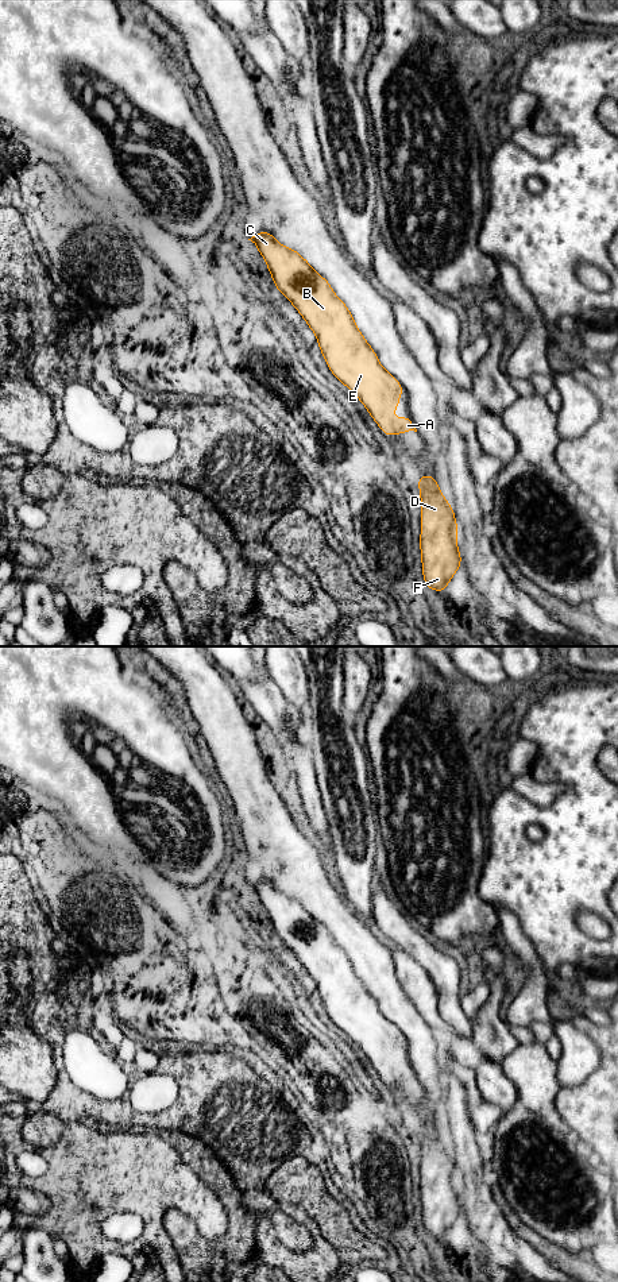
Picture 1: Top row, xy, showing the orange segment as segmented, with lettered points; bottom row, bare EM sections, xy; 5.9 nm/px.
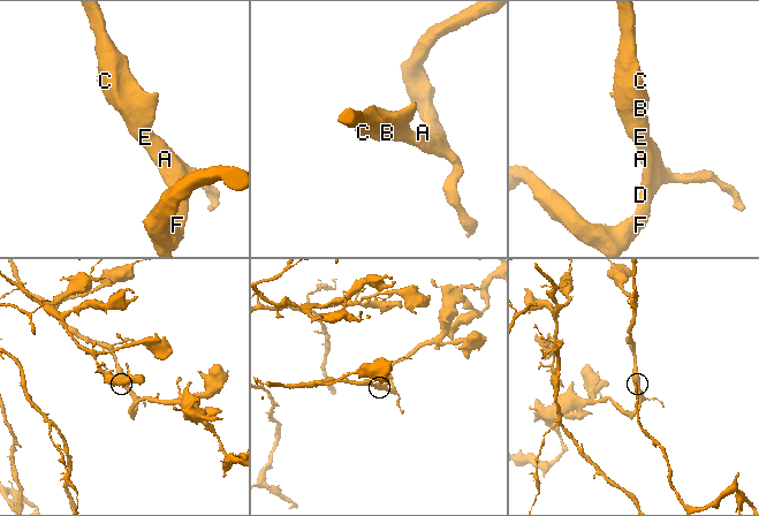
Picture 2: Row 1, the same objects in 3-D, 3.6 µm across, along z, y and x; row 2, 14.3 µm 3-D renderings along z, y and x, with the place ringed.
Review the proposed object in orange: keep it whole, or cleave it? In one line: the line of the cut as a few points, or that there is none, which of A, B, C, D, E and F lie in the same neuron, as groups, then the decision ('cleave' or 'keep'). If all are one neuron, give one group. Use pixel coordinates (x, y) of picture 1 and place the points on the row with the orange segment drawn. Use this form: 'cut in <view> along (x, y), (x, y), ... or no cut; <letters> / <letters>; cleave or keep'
no cut; A B C D E F; keep

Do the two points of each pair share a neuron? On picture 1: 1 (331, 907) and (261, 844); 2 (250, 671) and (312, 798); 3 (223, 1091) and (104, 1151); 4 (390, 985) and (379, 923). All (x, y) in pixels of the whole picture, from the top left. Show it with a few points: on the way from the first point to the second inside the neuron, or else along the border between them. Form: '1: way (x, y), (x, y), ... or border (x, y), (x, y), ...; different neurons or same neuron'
1: way (313, 889), (278, 854); same neuron
2: border (254, 660), (261, 676), (255, 680), (234, 684); different neurons
3: way (193, 1112), (165, 1120), (132, 1122); same neuron
4: border (371, 926), (378, 934); different neurons

